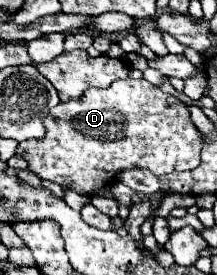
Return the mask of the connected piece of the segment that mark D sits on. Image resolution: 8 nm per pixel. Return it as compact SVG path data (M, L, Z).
M123 79L111 83L107 89L89 89L79 99L71 99L53 107L45 119L45 137L19 143L17 155L21 155L33 173L43 179L51 179L63 187L69 187L81 195L97 195L107 183L113 183L115 173L123 169L149 169L155 175L191 171L201 163L201 135L193 125L187 105L173 95L163 93L157 85L145 79Z

